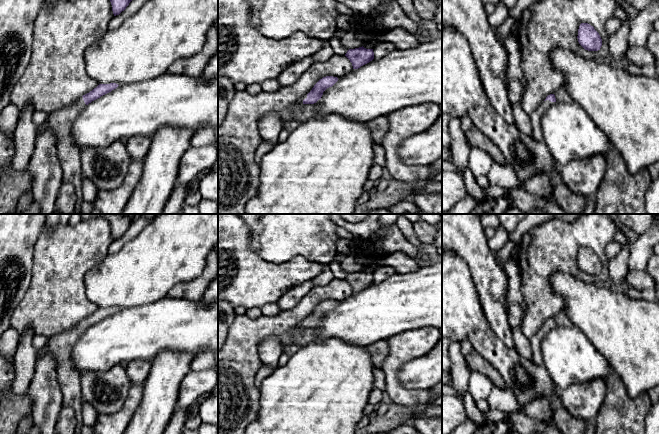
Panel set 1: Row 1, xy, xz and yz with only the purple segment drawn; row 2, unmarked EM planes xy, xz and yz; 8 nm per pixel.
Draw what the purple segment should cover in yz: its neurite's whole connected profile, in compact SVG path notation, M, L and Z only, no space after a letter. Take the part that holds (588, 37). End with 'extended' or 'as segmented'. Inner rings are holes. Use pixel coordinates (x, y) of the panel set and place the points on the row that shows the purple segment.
M581 23L578 29L578 42L588 51L598 51L602 46L599 33L588 23Z; as segmented

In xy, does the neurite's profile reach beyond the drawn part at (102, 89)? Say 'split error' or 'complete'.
split error

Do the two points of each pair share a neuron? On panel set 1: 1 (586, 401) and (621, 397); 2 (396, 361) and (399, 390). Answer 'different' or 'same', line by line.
1: different
2: same

